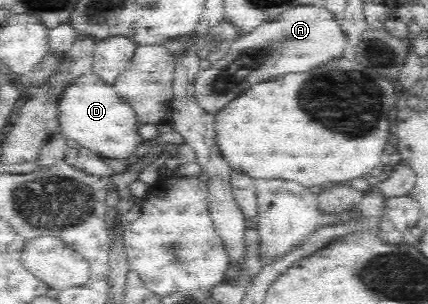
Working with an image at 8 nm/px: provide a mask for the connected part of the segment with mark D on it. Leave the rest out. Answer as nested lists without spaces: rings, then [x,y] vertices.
[[[92,72],[80,76],[62,92],[58,114],[59,126],[66,138],[104,159],[126,160],[136,154],[138,146],[144,141],[140,135],[141,124],[134,107],[118,96],[113,86],[108,86]]]

